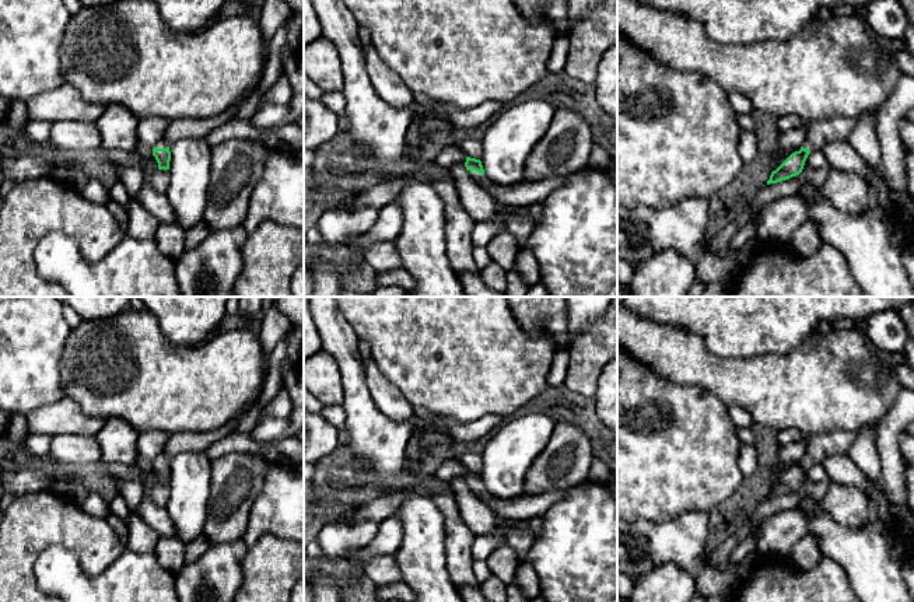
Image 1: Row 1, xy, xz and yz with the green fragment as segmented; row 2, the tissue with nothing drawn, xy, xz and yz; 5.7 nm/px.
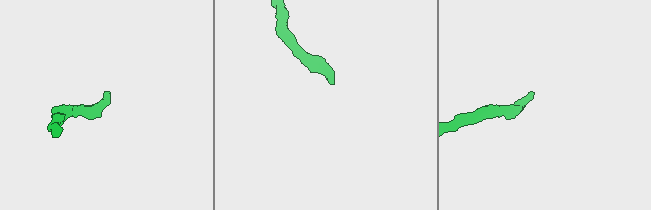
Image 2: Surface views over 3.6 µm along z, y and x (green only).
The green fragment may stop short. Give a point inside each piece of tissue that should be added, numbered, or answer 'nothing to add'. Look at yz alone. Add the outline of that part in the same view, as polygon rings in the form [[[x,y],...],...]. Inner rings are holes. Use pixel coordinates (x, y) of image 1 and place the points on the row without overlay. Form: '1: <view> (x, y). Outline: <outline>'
1: yz (825, 444). Outline: [[[855,431],[820,433],[808,437],[808,448],[802,461],[813,465],[830,455],[847,454],[855,438]]]

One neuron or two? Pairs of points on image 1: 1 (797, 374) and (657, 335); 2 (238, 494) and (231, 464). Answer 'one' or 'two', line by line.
1: one
2: one

